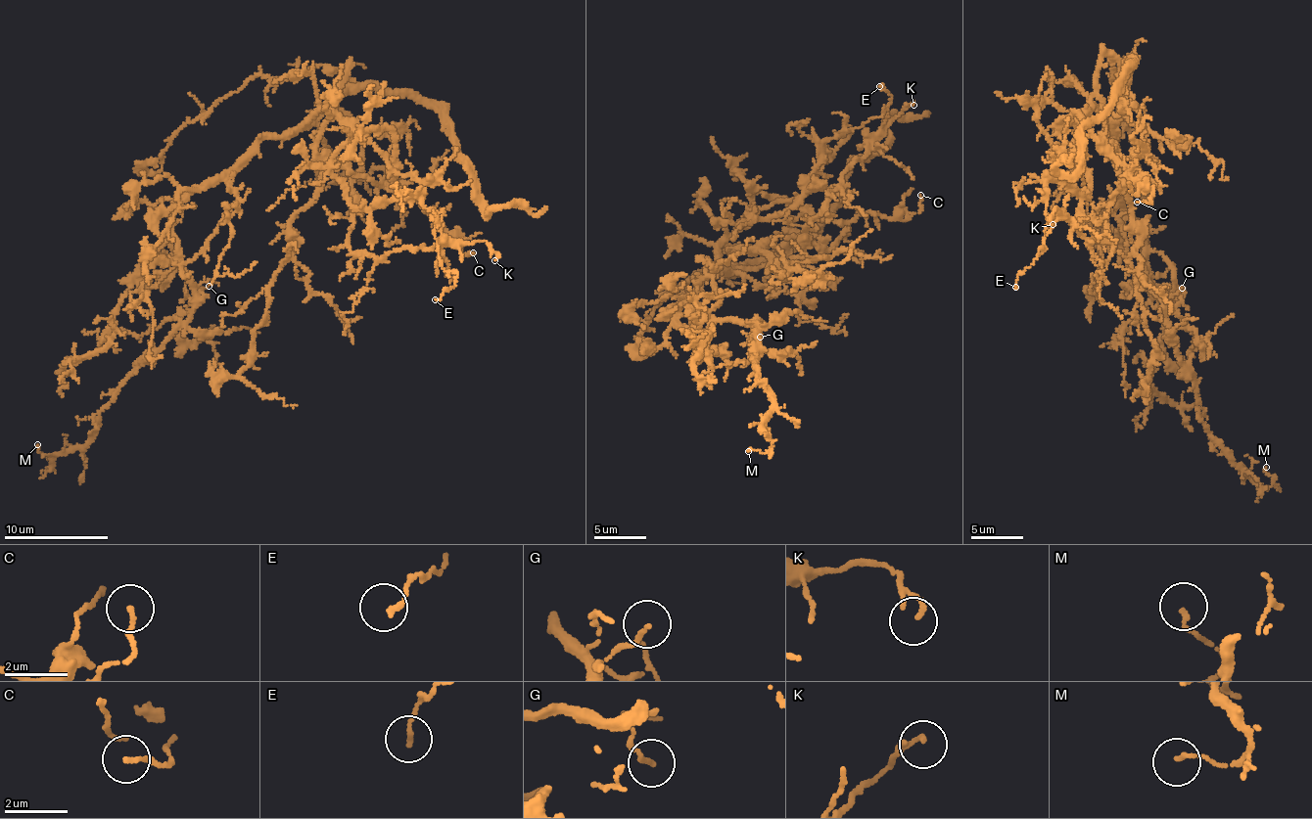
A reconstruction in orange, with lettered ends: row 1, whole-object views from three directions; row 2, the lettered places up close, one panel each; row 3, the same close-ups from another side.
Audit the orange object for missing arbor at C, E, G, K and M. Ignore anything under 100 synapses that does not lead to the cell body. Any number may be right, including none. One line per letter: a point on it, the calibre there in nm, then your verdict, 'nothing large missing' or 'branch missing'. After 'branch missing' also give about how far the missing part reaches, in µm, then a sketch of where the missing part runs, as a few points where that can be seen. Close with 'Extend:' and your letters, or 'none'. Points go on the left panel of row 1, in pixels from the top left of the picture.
C: (473, 252) | 150 nm | nothing large missing
E: (435, 299) | 140 nm | nothing large missing
G: (209, 286) | 120 nm | nothing large missing
K: (494, 260) | 130 nm | nothing large missing
M: (37, 444) | 120 nm | nothing large missing
Extend: none

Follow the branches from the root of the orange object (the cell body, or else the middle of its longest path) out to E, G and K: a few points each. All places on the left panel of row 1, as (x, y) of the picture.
E: (254, 147), (336, 118), (349, 203), (433, 213), (457, 275), (435, 299)
G: (254, 147), (181, 199), (174, 213), (178, 256), (196, 286), (209, 286)
K: (254, 147), (341, 110), (362, 134), (351, 250), (381, 256), (483, 241), (494, 260)

